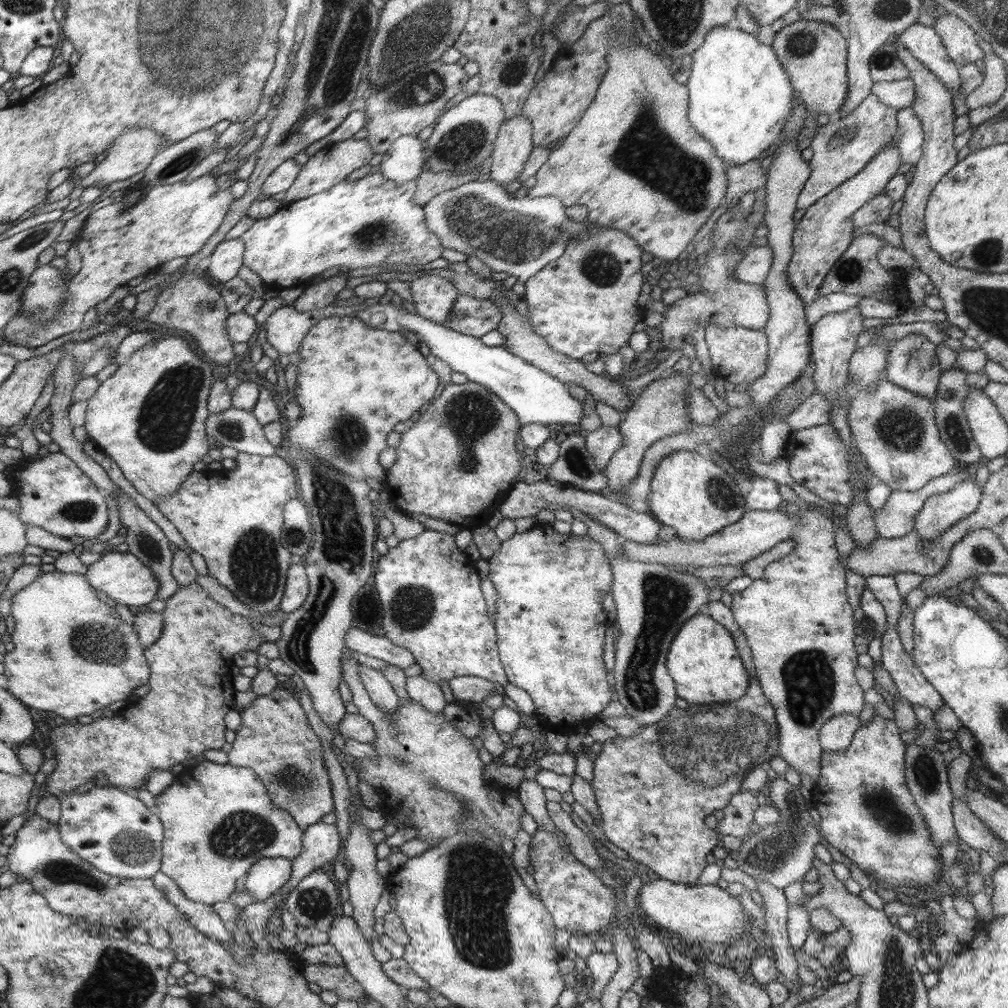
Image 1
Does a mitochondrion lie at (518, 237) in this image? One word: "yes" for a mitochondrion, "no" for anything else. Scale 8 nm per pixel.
yes

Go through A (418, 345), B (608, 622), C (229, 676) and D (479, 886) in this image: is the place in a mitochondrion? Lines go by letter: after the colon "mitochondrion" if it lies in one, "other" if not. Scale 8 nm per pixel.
A: other
B: other
C: other
D: mitochondrion

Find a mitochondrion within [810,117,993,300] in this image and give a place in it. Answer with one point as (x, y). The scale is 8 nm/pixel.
(851, 270)

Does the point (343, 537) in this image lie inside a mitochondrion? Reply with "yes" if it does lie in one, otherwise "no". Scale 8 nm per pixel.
yes

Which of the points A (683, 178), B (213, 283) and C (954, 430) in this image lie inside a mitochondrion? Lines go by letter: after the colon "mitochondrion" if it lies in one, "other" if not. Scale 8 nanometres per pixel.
A: mitochondrion
B: other
C: mitochondrion

